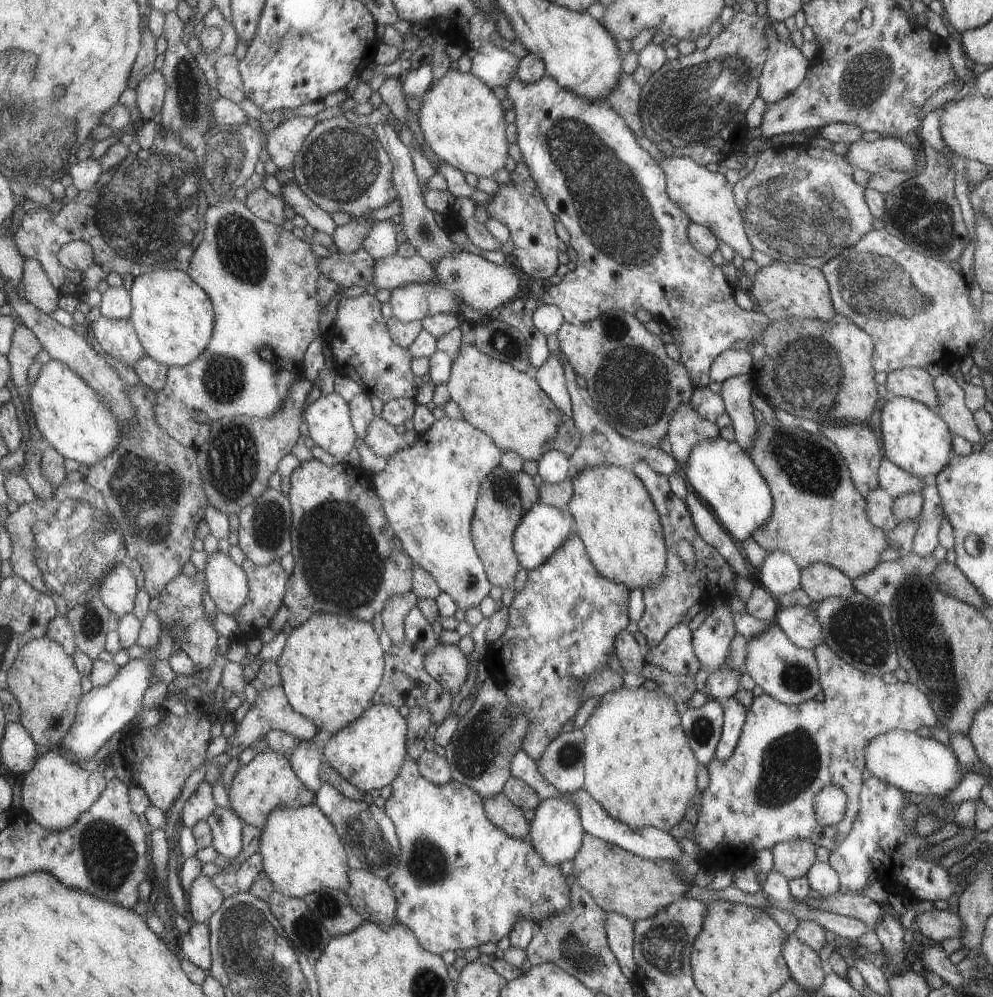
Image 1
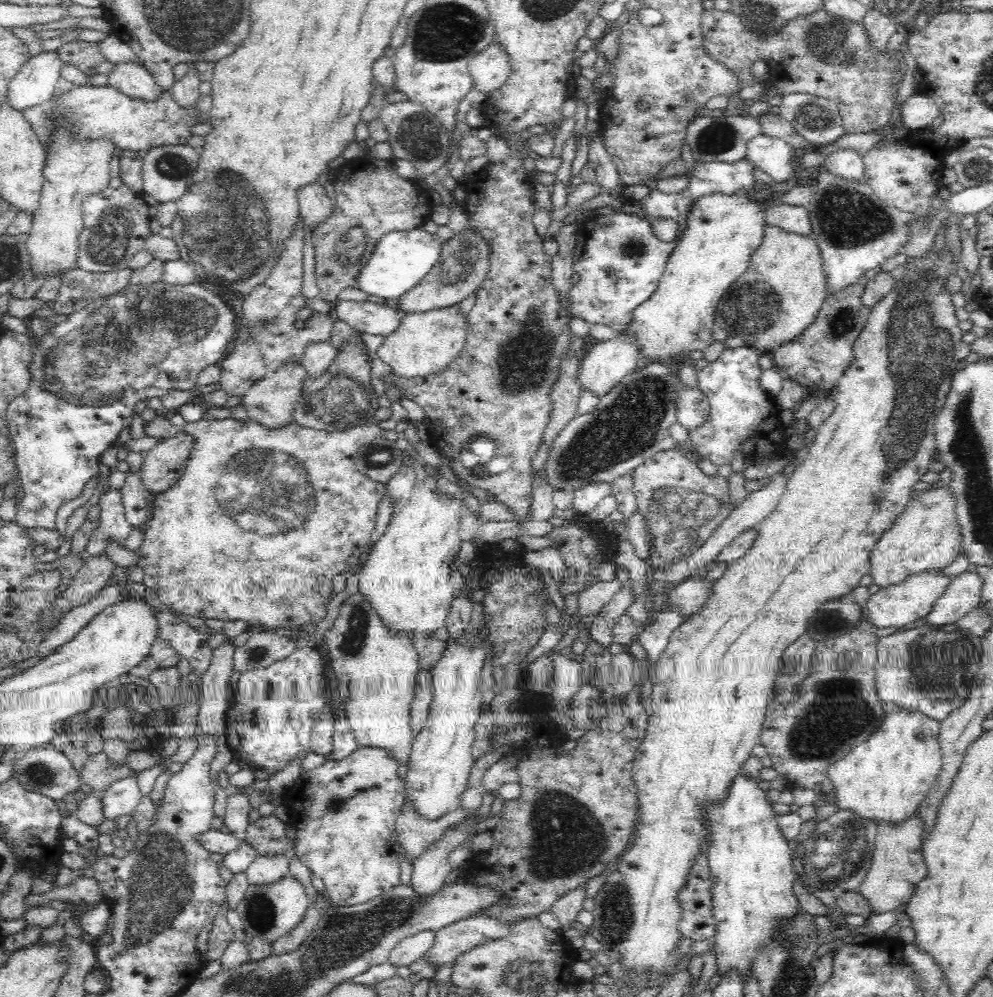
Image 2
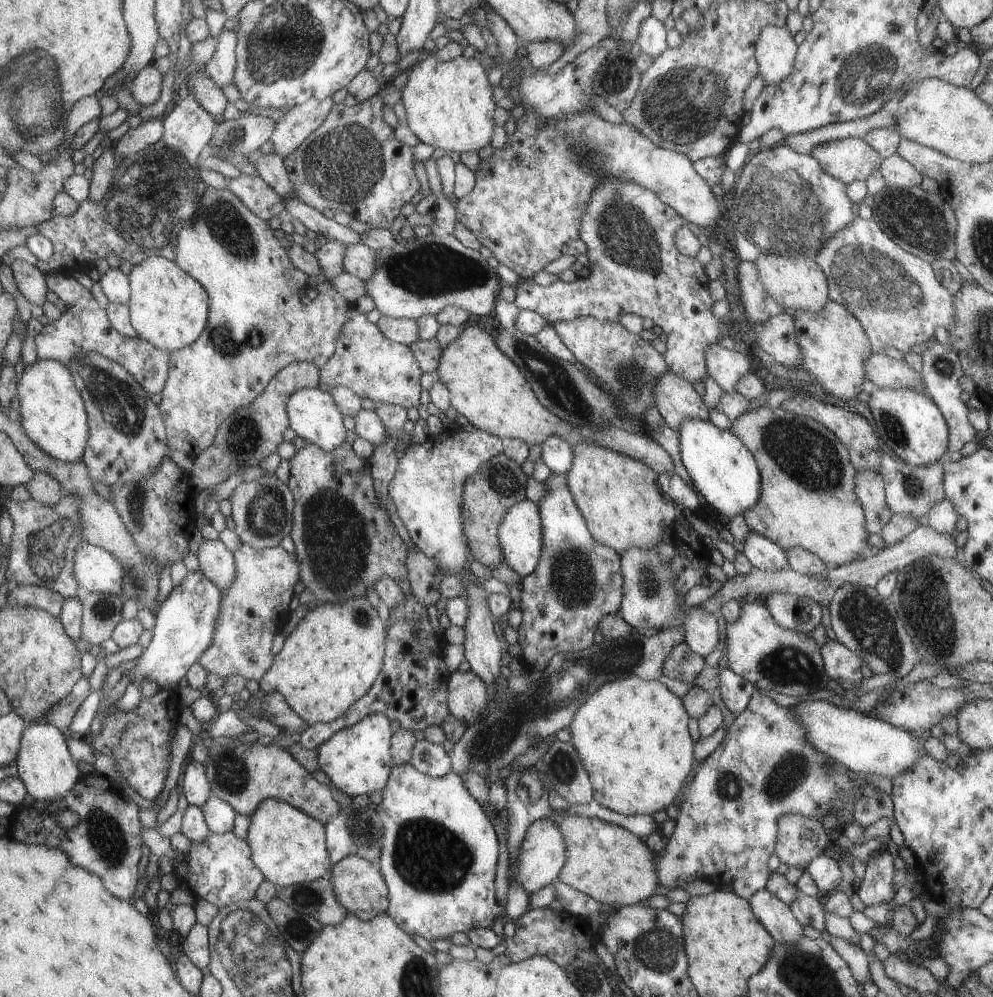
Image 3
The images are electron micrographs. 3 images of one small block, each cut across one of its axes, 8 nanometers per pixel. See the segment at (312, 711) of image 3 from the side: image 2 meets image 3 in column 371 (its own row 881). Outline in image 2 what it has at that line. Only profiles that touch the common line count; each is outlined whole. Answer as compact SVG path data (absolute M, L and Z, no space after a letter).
M933 243L930 244L925 257L906 258L904 272L902 272L904 276L900 280L895 280L892 289L878 303L874 304L874 307L869 308L869 315L864 328L852 345L852 362L850 362L848 368L844 369L842 376L838 378L834 388L832 388L835 410L817 428L816 438L809 444L806 458L799 462L792 472L784 494L776 508L758 525L758 533L756 540L753 541L752 548L749 548L748 552L738 560L727 564L725 574L716 581L716 584L713 584L711 596L704 604L705 608L700 613L694 613L694 616L690 617L688 622L684 622L676 628L665 652L658 658L660 670L658 670L656 678L660 678L660 680L654 682L654 690L652 690L654 716L650 718L650 726L648 726L645 733L642 745L637 749L636 761L634 761L631 770L637 806L639 806L639 802L642 802L644 826L638 832L636 846L624 856L624 862L618 866L618 870L606 880L602 890L596 894L594 898L595 907L592 911L594 922L591 926L590 937L602 942L605 948L618 950L624 958L622 964L626 964L626 968L624 968L626 972L630 972L630 970L640 972L642 966L650 966L650 968L654 968L654 972L658 972L658 970L670 968L670 964L674 964L676 958L672 956L672 950L674 950L676 940L680 938L680 933L676 927L680 918L680 911L675 901L676 894L682 888L681 886L685 881L684 877L688 874L694 855L698 851L706 852L710 829L708 829L708 823L706 823L706 815L704 815L706 811L704 810L706 810L708 804L722 802L726 798L726 788L734 782L735 776L739 774L740 765L748 760L753 748L760 744L759 736L763 729L767 706L771 701L770 698L774 696L775 683L780 675L780 670L782 670L783 657L787 649L800 636L807 633L809 621L825 602L850 593L859 586L860 577L863 574L870 573L869 556L872 554L872 549L878 544L883 533L891 528L896 517L900 516L906 508L908 501L912 498L910 494L912 494L912 488L914 488L913 484L920 481L920 477L928 472L927 466L930 463L931 454L937 450L934 430L936 416L939 414L948 394L952 375L957 371L956 363L965 358L970 352L970 345L962 340L963 330L959 327L956 307L954 307L952 301L954 293L945 291L945 282L953 276L958 277L958 270L960 270L960 263L962 263L961 257L961 253L955 254L951 246L945 244L941 251L937 251Z

